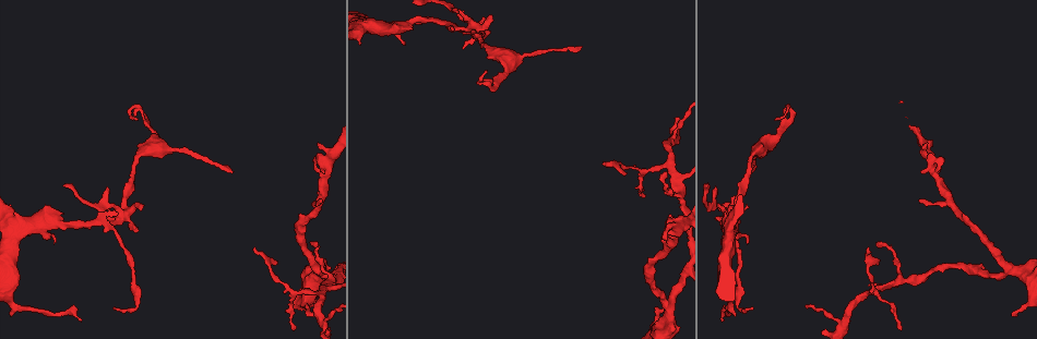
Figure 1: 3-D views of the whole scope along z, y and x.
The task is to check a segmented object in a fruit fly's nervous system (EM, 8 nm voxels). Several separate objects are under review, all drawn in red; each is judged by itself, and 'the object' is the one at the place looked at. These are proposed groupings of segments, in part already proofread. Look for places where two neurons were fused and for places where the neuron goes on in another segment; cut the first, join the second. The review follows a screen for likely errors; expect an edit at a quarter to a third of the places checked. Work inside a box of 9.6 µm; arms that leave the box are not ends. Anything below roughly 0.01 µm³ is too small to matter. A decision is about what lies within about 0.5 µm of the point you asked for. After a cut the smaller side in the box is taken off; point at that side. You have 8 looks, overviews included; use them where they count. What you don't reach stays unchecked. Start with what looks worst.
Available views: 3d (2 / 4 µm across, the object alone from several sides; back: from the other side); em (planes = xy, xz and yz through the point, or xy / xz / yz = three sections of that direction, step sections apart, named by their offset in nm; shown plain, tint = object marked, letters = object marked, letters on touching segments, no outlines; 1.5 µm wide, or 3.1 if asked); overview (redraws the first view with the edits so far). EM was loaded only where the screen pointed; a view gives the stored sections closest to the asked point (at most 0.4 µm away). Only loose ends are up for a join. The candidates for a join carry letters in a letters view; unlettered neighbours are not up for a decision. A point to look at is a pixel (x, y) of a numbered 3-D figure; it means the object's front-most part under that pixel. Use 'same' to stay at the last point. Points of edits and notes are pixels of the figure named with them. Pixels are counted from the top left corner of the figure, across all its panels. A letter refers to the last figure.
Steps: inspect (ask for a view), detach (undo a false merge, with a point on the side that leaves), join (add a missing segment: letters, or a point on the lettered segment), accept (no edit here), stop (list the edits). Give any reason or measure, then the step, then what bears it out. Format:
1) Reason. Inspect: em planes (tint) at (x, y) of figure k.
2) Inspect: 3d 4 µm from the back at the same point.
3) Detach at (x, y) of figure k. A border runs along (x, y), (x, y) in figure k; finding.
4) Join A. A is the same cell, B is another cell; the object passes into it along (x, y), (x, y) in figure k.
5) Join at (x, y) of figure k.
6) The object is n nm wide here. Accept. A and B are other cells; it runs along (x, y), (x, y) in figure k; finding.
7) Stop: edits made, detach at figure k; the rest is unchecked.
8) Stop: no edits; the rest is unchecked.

Sharp bend. Inspect: em planes (letters) at (470, 30) of figure 1.

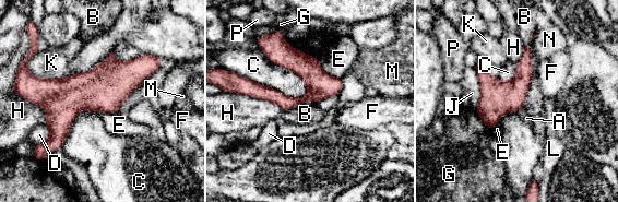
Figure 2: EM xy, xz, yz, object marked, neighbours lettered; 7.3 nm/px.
Accept. A, B, C, D, E, F, G, H, J, K, L, M, N and P are other cells; a border runs along (242, 76), (288, 96), (308, 92) in figure 2; all the same neuron.

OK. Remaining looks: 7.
Tapers out. Inspect: em planes (letters) at (724, 320) of figure 1.

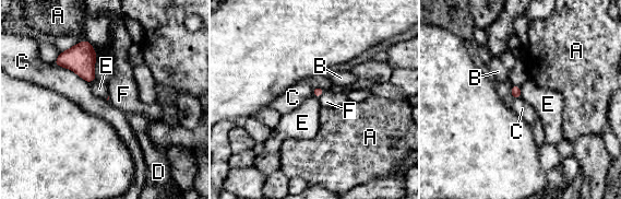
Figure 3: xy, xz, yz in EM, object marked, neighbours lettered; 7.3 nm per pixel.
Accept. A, B, C, D, E and F are other cells; a border runs along (520, 86), (522, 97) in figure 3; none of them fits.

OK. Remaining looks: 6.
An open end. Inspect: em planes (letters) at (316, 156) of figure 1.

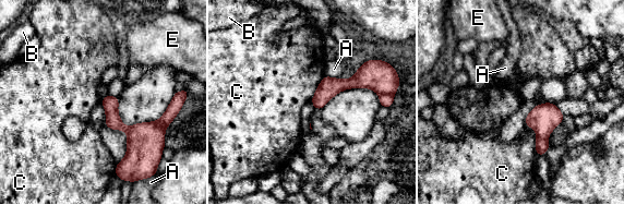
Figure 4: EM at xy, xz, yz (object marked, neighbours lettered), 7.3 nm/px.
The object is 110 nm wide here. Accept. A, B, C and E are other cells; it runs along (376, 88), (338, 84), (314, 100) in figure 4; no lettered segment goes on from it.

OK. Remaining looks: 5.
Stop: no edits; the rest is unchecked.

